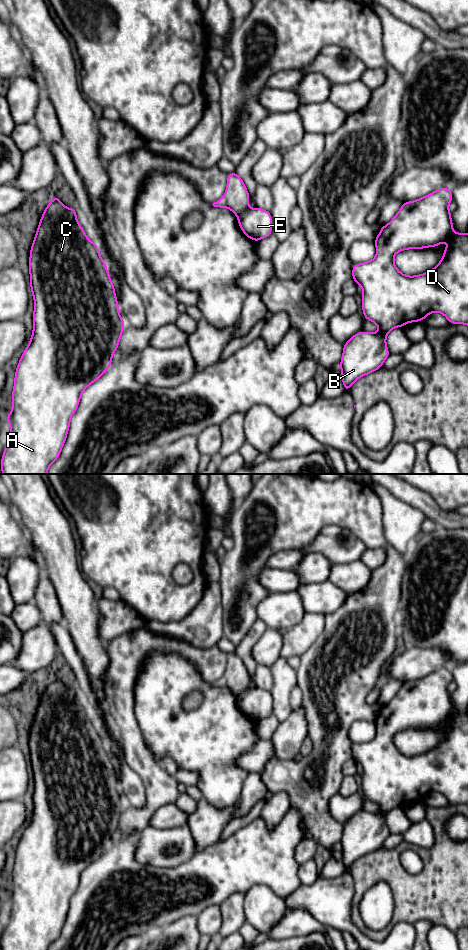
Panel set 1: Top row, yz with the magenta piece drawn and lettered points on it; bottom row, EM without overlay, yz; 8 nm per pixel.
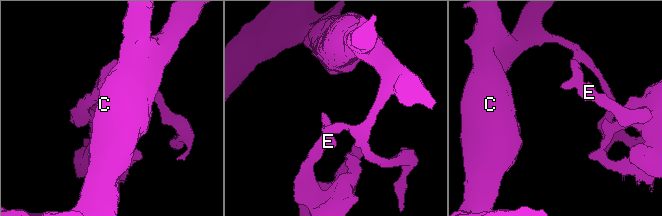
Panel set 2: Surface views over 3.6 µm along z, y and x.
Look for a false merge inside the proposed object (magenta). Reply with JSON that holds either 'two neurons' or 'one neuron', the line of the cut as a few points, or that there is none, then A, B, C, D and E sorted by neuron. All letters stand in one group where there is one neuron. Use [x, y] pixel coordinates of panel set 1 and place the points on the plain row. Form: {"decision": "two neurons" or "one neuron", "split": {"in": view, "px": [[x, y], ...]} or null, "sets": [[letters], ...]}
{"decision": "two neurons", "split": {"in": "yz", "px": [[247, 688], [237, 695]]}, "sets": [["A", "C"], ["B", "D", "E"]]}

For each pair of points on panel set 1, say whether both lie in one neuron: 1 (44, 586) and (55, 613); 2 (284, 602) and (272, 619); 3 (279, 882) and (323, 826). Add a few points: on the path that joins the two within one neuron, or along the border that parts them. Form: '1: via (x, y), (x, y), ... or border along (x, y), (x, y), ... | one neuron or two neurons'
1: via (45, 593), (49, 606) | one neuron
2: via (284, 606), (276, 615) | one neuron
3: border along (300, 815), (301, 830), (304, 838) | two neurons

